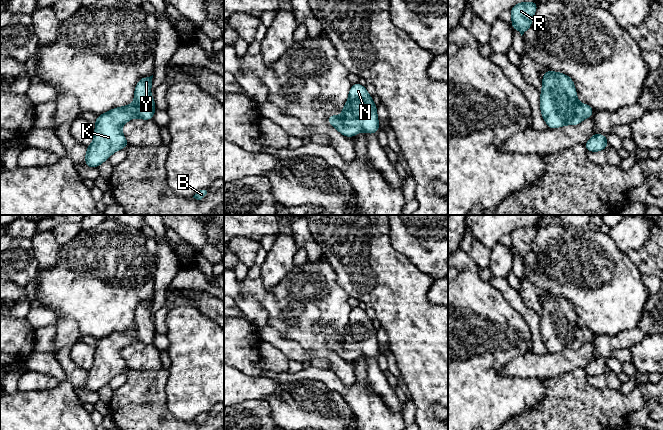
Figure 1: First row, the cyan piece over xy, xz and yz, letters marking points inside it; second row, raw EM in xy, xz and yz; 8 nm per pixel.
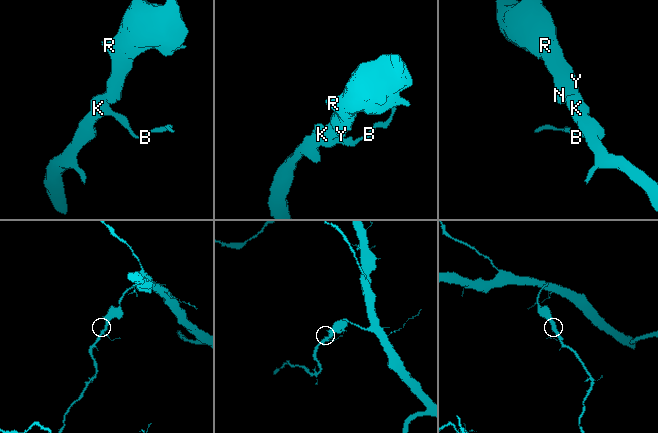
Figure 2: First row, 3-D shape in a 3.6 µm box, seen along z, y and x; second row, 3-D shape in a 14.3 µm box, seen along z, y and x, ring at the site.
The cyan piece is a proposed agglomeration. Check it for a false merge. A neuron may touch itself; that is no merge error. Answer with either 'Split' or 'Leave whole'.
Leave whole

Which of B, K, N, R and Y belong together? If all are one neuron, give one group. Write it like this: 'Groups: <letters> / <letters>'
Groups: B K N R Y

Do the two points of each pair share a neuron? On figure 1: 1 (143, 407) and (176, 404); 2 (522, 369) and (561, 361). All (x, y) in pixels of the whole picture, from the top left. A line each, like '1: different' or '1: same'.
1: different
2: same

